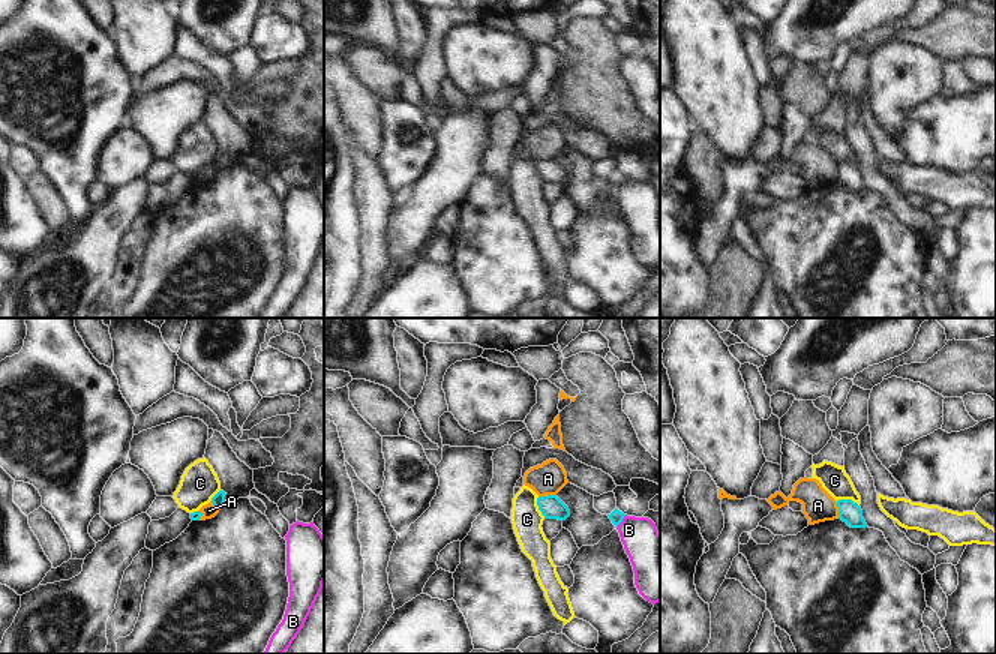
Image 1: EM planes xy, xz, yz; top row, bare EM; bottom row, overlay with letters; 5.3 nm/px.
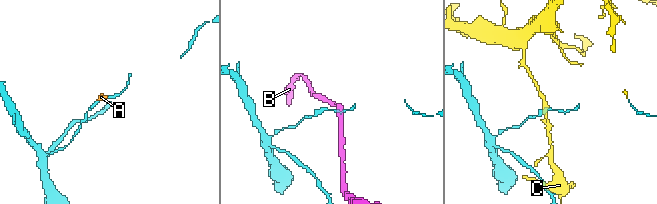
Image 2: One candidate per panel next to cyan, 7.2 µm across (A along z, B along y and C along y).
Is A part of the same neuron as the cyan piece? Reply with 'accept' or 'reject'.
reject

